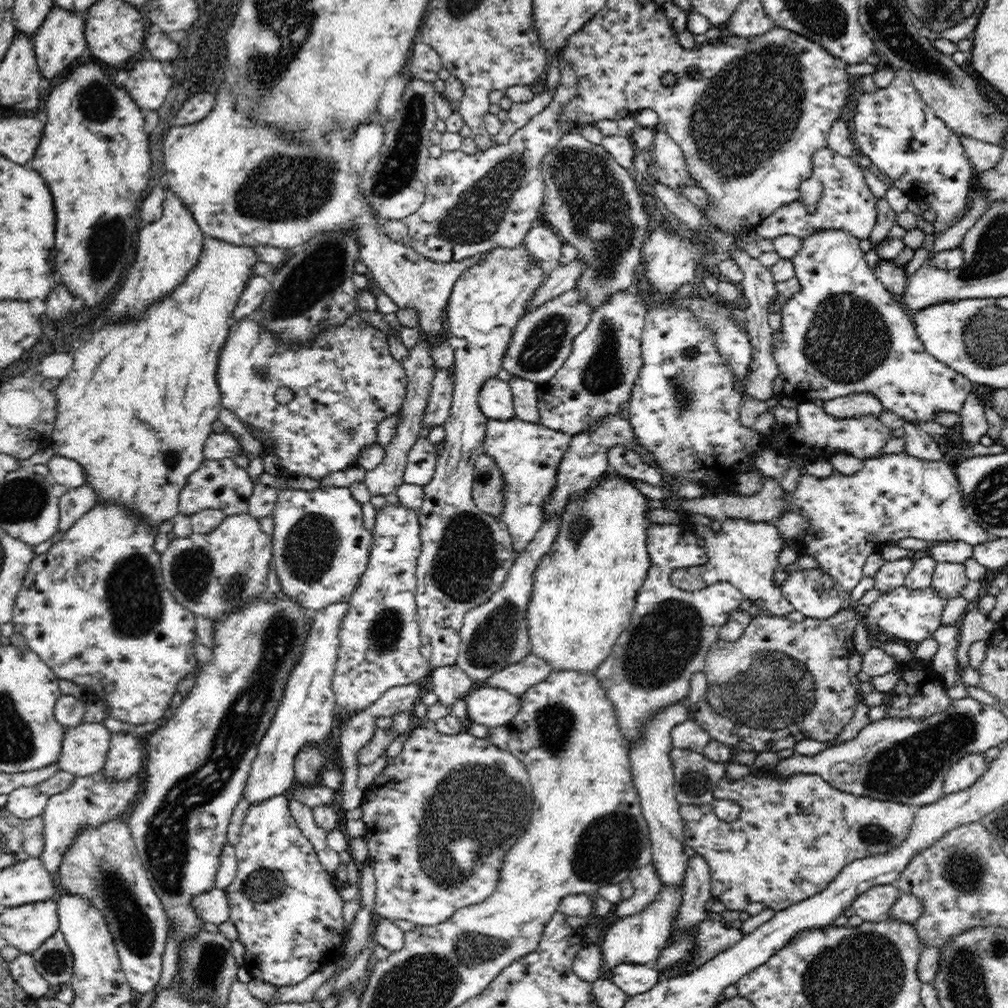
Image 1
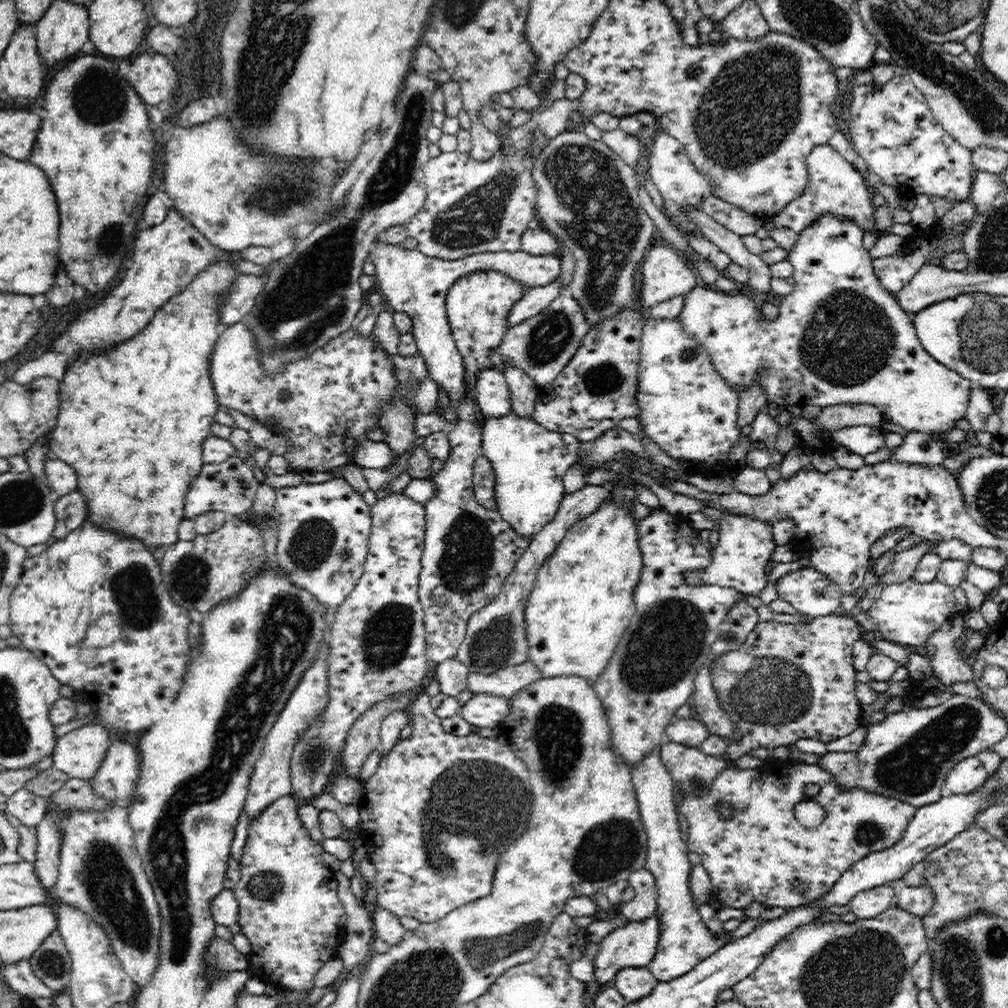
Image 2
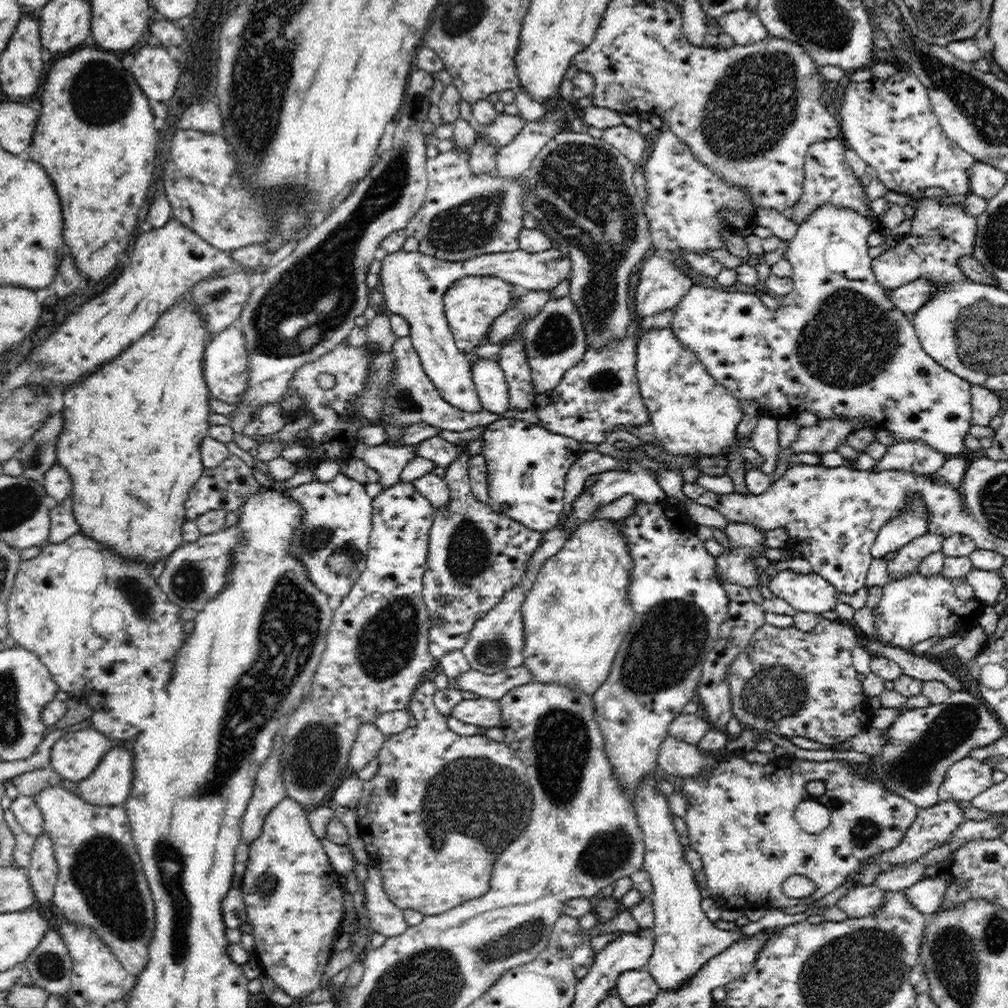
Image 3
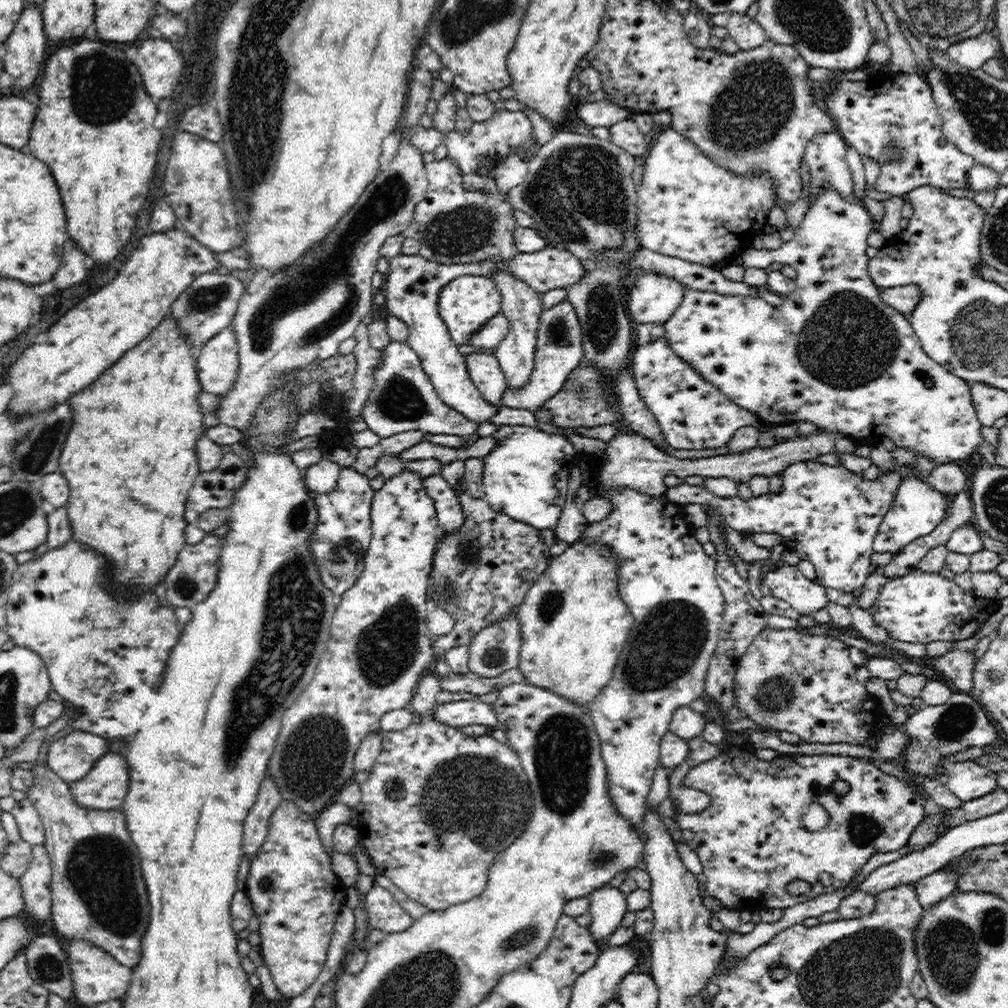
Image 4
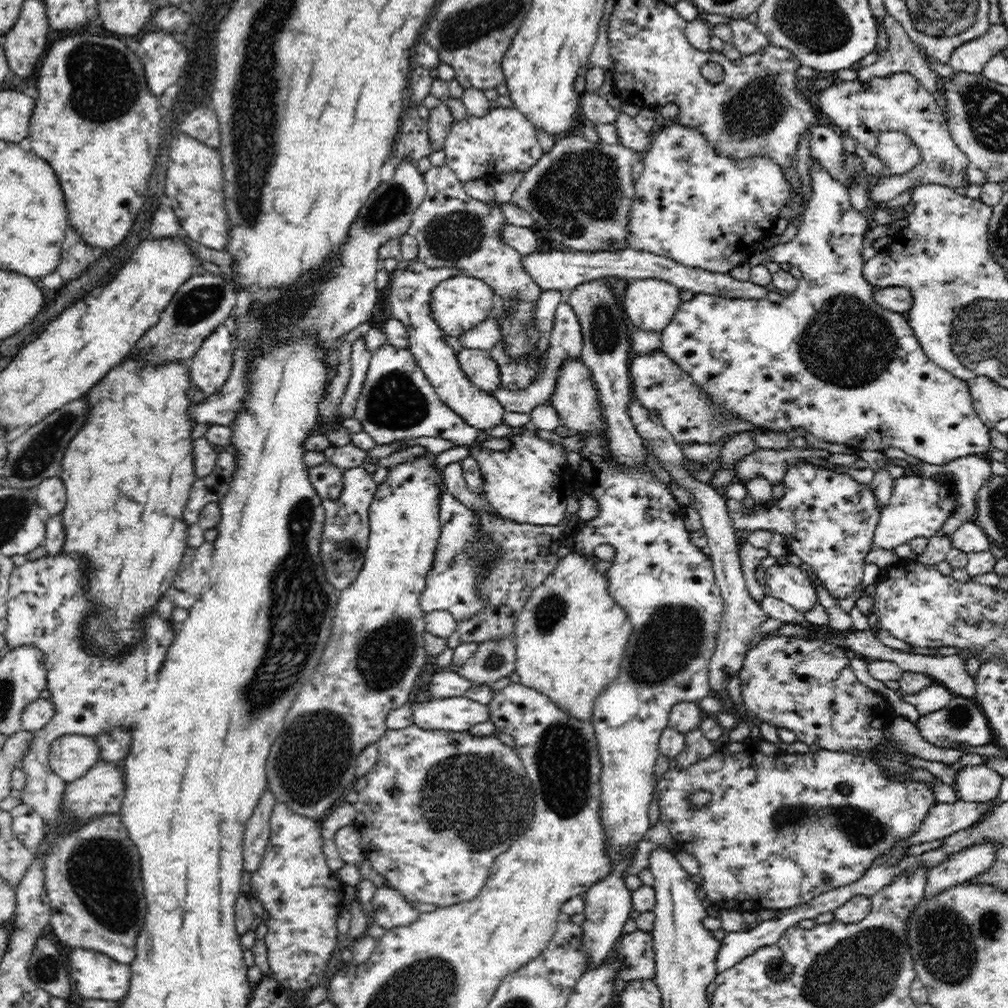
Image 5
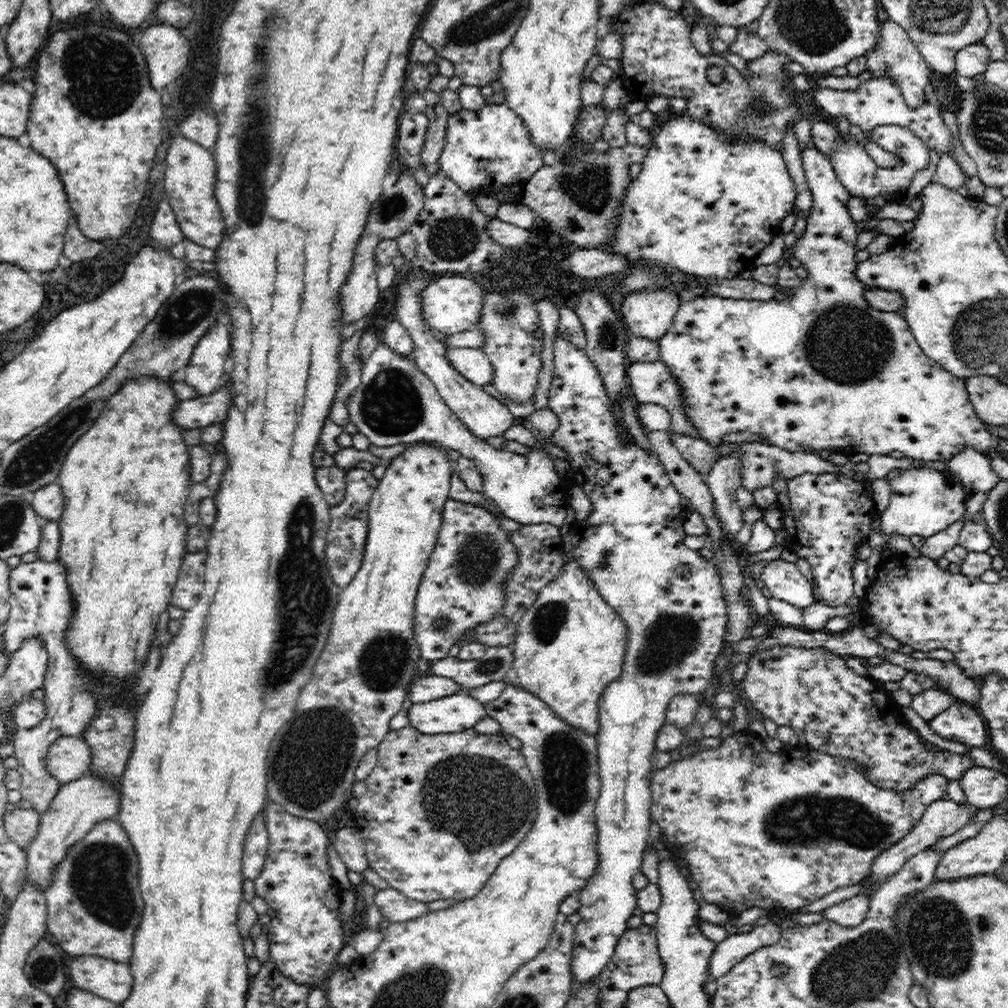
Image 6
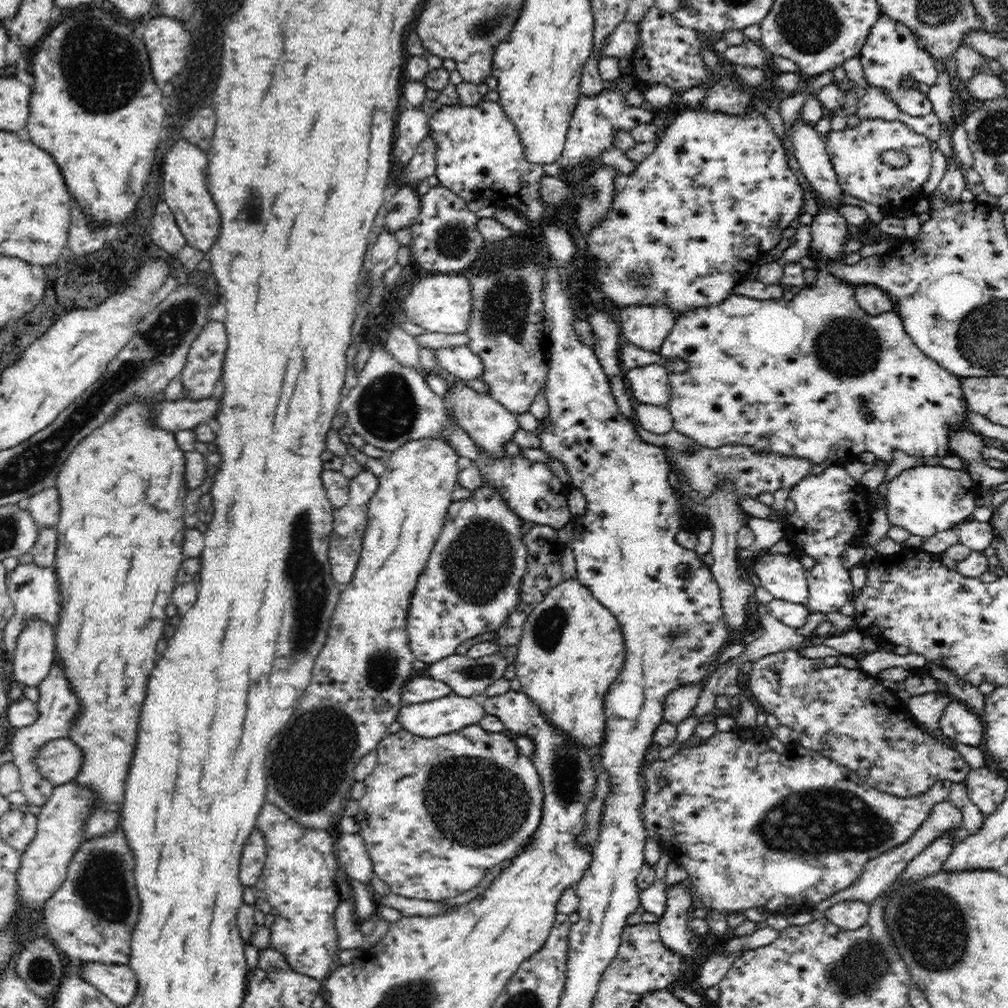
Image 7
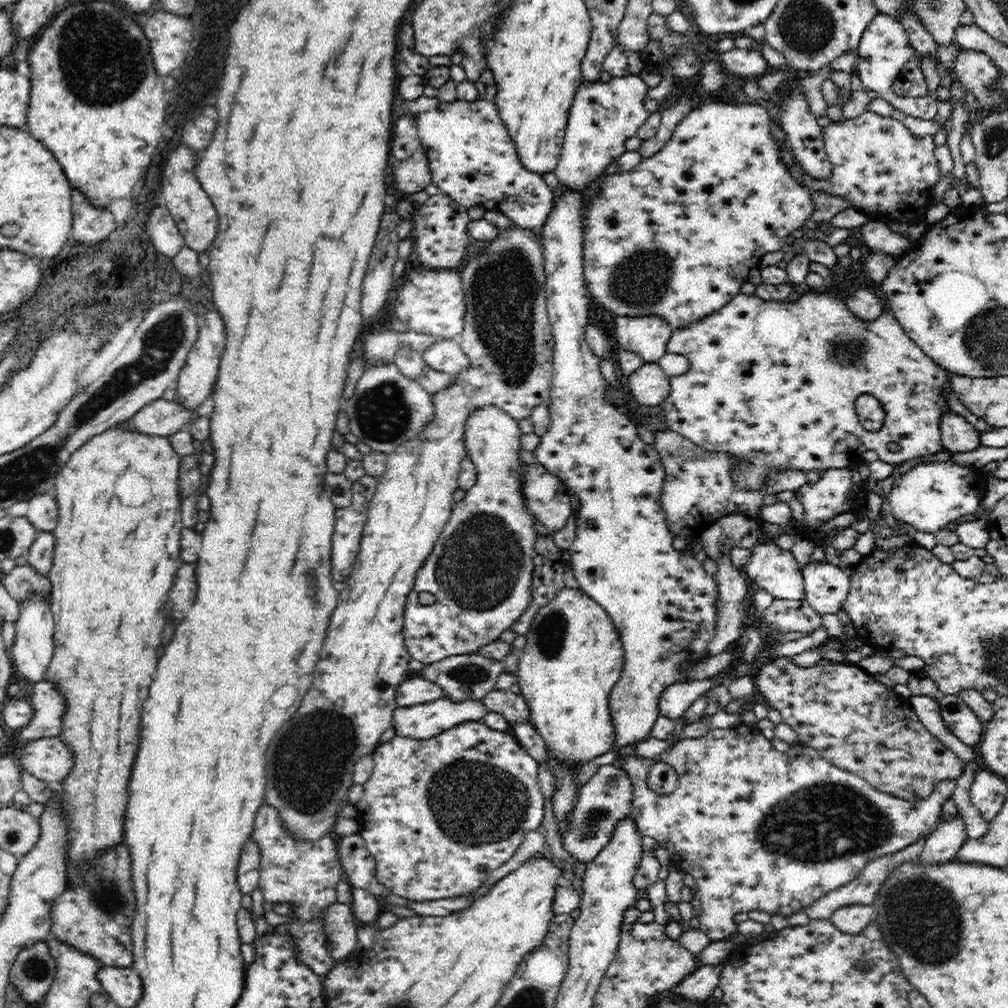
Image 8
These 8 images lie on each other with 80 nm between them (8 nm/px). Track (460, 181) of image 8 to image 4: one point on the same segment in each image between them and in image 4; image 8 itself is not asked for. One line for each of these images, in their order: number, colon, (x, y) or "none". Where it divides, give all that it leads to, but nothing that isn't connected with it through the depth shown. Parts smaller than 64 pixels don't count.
4: (506, 133)
5: (502, 141)
6: (487, 151)
7: (478, 155)

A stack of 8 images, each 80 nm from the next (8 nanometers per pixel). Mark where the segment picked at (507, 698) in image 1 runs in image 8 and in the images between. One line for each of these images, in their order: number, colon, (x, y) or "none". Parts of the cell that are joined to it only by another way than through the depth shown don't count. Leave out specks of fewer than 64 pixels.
2: (482, 710)
3: (484, 712)
4: (459, 713)
5: (456, 714)
6: (452, 714)
7: (445, 715)
8: (419, 722)

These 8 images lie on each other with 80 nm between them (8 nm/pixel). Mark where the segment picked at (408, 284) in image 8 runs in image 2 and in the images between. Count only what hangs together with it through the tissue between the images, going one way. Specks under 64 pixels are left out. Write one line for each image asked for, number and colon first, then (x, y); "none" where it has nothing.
2: (477, 306)
3: (471, 305)
4: (466, 304)
5: (458, 304)
6: (451, 303)
7: (440, 302)

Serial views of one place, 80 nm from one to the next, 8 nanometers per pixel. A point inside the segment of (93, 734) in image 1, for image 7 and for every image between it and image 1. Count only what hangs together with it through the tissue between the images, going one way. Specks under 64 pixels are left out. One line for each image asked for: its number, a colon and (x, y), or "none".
2: (79, 754)
3: (74, 756)
4: (71, 757)
5: (71, 756)
6: (69, 758)
7: (59, 761)

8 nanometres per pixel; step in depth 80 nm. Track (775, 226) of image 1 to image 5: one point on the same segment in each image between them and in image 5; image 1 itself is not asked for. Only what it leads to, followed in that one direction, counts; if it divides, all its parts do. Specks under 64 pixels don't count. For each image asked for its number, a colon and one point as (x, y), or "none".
2: (834, 186)
3: (828, 178)
4: (825, 155)
5: (826, 146)

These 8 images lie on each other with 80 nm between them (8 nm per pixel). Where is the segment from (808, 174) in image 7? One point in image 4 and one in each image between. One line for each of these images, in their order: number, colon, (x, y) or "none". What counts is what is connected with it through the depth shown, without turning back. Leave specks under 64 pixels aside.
4: (833, 354)
5: (827, 359)
6: (819, 370)

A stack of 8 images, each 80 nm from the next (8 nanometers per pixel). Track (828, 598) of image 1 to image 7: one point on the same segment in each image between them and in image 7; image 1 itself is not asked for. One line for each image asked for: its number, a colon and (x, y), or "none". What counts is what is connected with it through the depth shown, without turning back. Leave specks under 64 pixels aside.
2: (812, 593)
3: (805, 592)
4: (786, 582)
5: (787, 582)
6: (784, 580)
7: (783, 576)

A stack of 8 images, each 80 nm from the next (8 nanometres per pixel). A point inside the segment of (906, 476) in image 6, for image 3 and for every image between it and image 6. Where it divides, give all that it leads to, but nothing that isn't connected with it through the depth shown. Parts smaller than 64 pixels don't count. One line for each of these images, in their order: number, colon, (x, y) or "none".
3: (911, 522)
4: (917, 509)
5: (919, 505)

